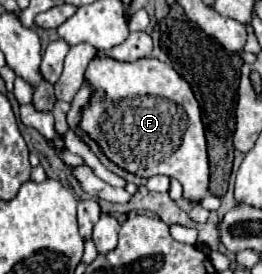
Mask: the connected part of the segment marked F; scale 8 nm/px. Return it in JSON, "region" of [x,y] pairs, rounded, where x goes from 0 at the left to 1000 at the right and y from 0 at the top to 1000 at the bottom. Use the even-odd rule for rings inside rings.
{"region":[[[363,208],[324,288],[363,318],[363,354],[317,412],[309,478],[340,485],[439,602],[553,653],[584,639],[668,646],[698,675],[698,726],[767,741],[798,712],[790,515],[767,398],[721,303],[645,230],[584,208],[515,230]]]}

